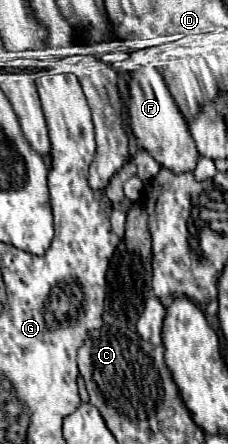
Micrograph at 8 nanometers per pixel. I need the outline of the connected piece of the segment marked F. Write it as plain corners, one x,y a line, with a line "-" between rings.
141,68
131,72
131,80
127,86
127,116
137,146
147,150
161,166
175,174
181,174
183,170
195,170
199,160
195,142
189,134
183,114
179,114
179,108
175,106
175,100
167,90
167,84
163,82
163,76
155,68

